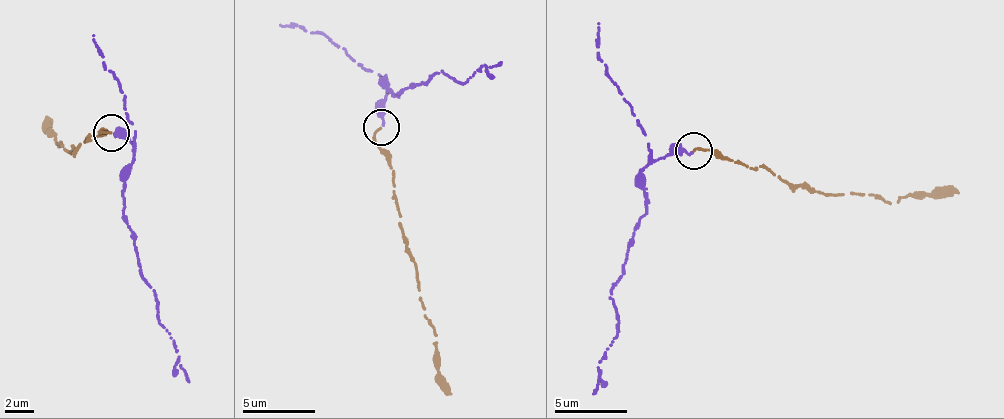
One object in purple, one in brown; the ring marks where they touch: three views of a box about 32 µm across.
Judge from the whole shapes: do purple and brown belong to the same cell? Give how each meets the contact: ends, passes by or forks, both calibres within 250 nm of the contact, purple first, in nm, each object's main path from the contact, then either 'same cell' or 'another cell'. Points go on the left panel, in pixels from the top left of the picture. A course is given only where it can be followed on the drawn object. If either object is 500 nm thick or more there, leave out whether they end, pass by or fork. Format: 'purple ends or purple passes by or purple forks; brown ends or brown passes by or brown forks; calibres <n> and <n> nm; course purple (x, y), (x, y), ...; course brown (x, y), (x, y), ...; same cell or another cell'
purple ends; brown ends; calibres 240 and 160 nm; course purple (115, 134), (133, 142), (124, 206), (140, 277), (150, 285), (158, 318), (180, 355), (189, 381); course brown (110, 133), (98, 130), (102, 134), (88, 136), (69, 152), (43, 128), (51, 119); same cell

